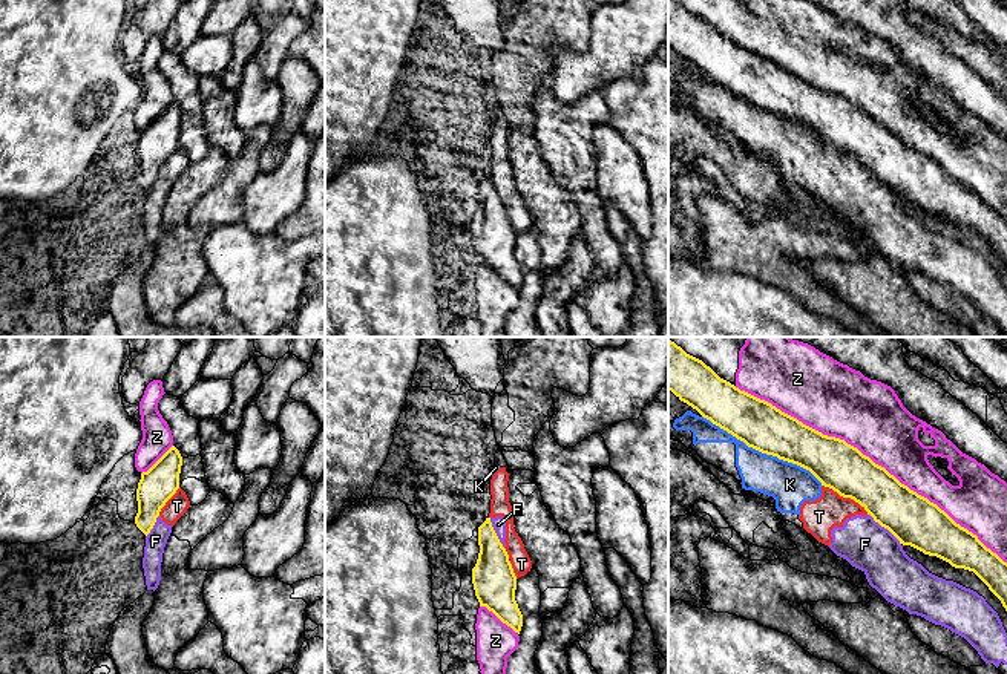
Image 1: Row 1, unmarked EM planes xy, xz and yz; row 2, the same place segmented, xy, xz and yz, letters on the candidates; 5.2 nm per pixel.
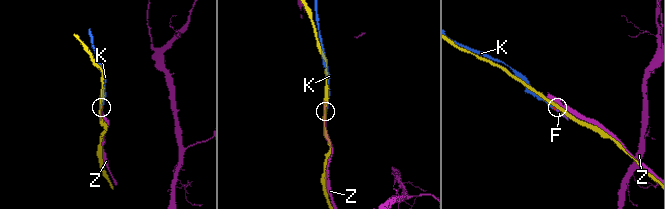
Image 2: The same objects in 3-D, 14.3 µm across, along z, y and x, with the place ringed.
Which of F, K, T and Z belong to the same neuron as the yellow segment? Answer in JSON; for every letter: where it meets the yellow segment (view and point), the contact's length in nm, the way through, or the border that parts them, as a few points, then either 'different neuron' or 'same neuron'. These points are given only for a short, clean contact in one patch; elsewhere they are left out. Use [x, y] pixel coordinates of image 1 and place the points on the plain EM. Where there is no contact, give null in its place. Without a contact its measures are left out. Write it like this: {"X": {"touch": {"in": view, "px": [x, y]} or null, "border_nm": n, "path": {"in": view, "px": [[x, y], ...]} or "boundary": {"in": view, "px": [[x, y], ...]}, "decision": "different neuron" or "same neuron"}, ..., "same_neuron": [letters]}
{"F": {"touch": {"in": "yz", "px": [885, 184]}, "border_nm": 240, "decision": "different neuron"}, "K": {"touch": {"in": "yz", "px": [764, 109]}, "border_nm": 750, "decision": "different neuron"}, "T": {"touch": {"in": "yz", "px": [846, 153]}, "border_nm": 280, "decision": "different neuron"}, "Z": {"touch": {"in": "yz", "px": [869, 115]}, "border_nm": 1700, "decision": "different neuron"}, "same_neuron": []}

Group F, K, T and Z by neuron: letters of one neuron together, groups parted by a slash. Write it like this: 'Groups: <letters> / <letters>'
Groups: F K T / Z

